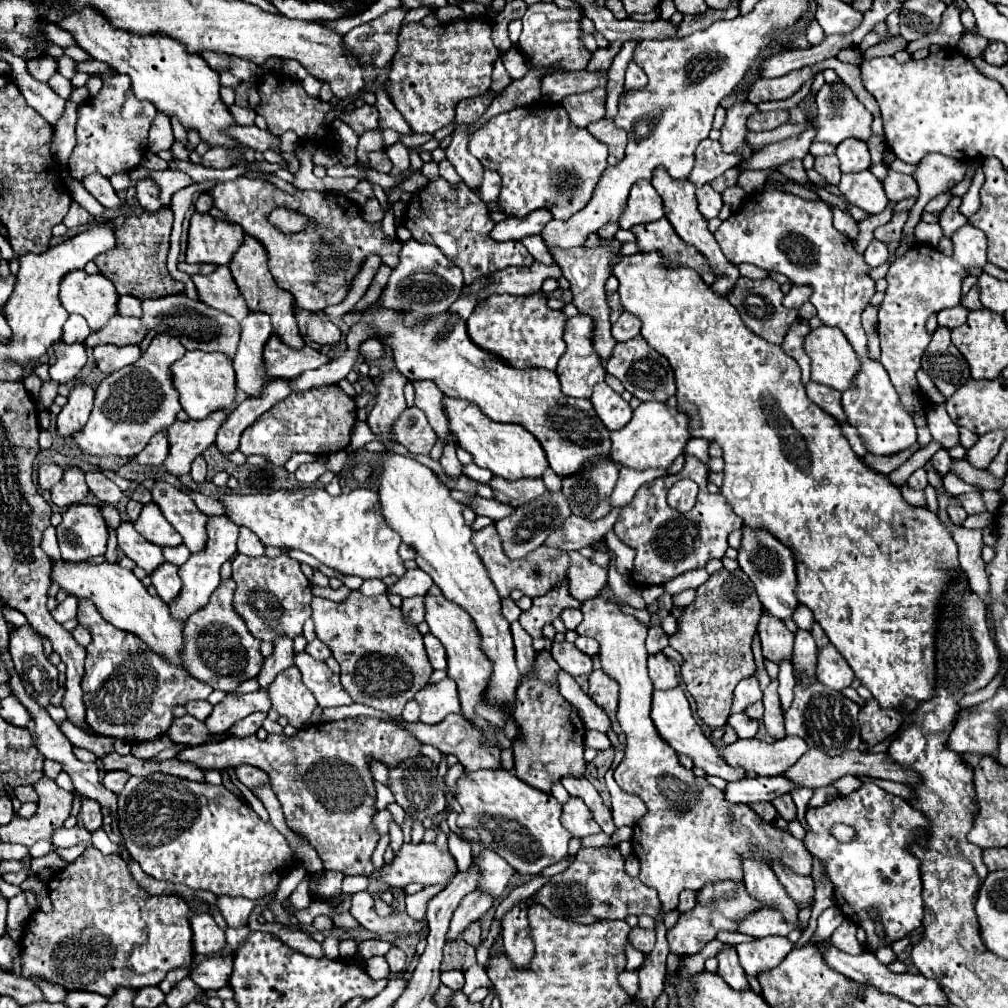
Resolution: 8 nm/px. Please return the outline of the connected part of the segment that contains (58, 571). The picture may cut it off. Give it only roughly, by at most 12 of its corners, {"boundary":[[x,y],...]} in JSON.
{"boundary":[[118,562],[52,564],[52,582],[182,666],[184,624]]}

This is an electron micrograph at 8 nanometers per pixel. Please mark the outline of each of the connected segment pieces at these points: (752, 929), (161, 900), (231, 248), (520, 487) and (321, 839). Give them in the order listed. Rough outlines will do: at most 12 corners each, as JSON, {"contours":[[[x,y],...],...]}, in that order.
{"contours":[[[760,908],[738,922],[748,936],[788,936],[794,930],[776,910]],[[88,846],[22,930],[24,978],[110,998],[192,964],[188,904]],[[194,212],[186,262],[226,266],[238,224]],[[494,476],[490,486],[498,502],[528,504],[546,492],[542,480],[508,482]],[[360,716],[296,736],[228,736],[176,760],[264,770],[324,870],[370,876],[380,836],[368,758],[418,754]]]}

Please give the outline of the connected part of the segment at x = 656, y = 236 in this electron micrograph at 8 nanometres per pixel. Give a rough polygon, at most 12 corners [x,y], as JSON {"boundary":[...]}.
{"boundary":[[668,222],[632,226],[640,252],[658,250],[666,266],[694,268],[708,286],[714,274]]}

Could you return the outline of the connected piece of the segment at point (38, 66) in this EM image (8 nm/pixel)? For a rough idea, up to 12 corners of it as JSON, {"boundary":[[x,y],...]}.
{"boundary":[[54,56],[28,60],[28,72],[48,82],[58,70]]}

